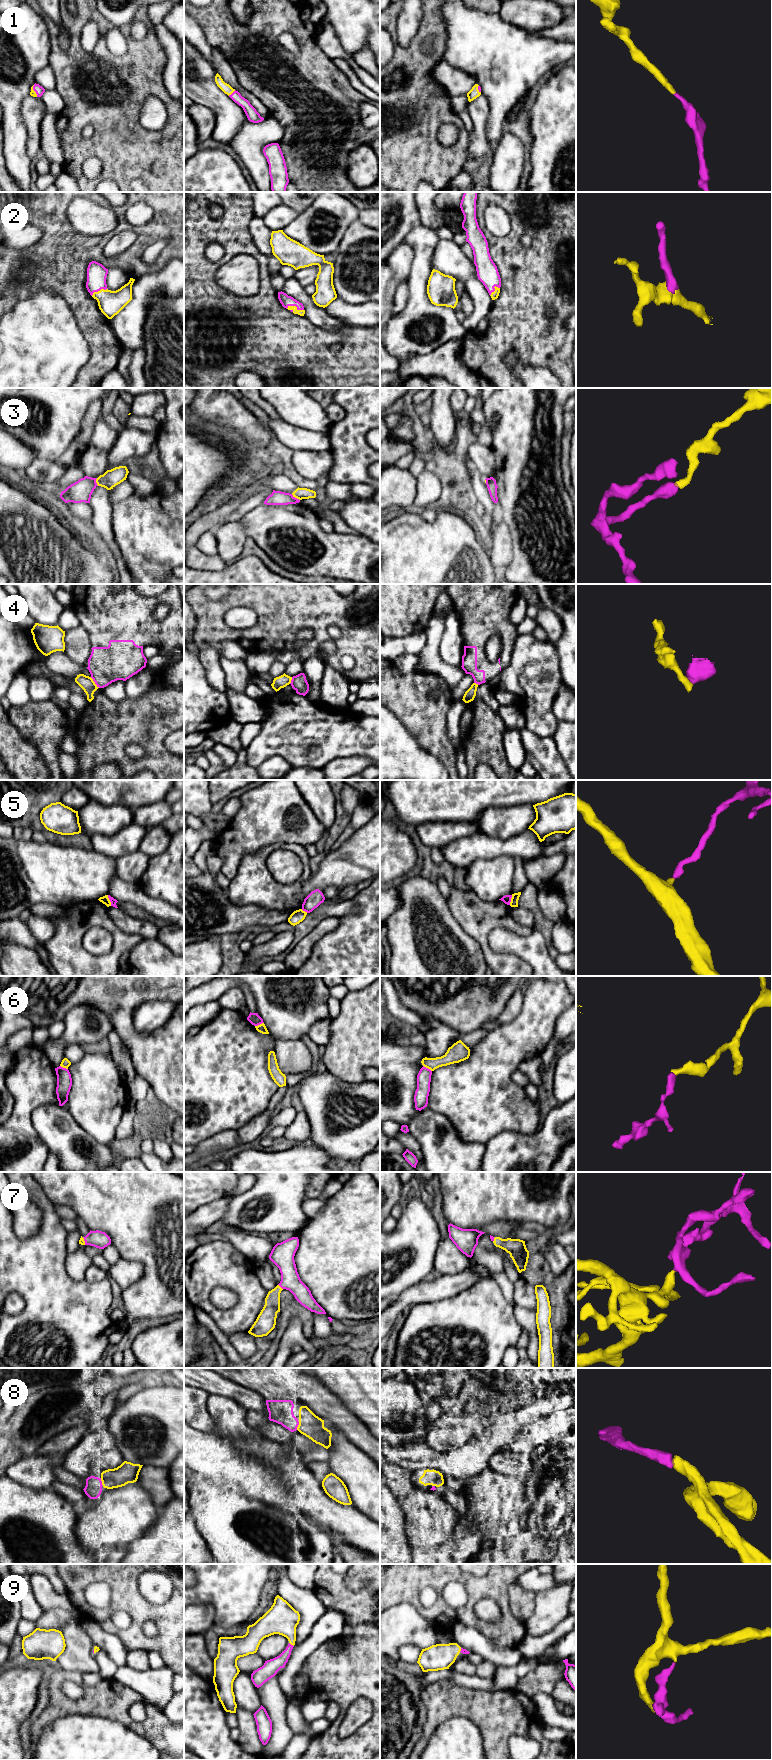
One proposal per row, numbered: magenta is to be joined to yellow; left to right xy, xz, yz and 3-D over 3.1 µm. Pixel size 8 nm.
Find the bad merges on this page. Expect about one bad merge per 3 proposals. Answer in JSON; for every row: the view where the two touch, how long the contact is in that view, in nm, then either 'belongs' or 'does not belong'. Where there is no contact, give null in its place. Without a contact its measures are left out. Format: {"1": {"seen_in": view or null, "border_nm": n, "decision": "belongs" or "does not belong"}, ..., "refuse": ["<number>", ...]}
{"1": {"seen_in": "xz", "border_nm": 80, "decision": "belongs"}, "2": {"seen_in": "xz", "border_nm": 140, "decision": "belongs"}, "3": {"seen_in": "xz", "border_nm": 90, "decision": "does not belong"}, "4": {"seen_in": "xy", "border_nm": 120, "decision": "does not belong"}, "5": {"seen_in": "xy", "border_nm": 90, "decision": "does not belong"}, "6": {"seen_in": "xz", "border_nm": 80, "decision": "does not belong"}, "7": {"seen_in": "xz", "border_nm": 60, "decision": "belongs"}, "8": {"seen_in": "xz", "border_nm": 80, "decision": "belongs"}, "9": {"seen_in": "xz", "border_nm": 50, "decision": "belongs"}, "refuse": ["3", "4", "5", "6"]}

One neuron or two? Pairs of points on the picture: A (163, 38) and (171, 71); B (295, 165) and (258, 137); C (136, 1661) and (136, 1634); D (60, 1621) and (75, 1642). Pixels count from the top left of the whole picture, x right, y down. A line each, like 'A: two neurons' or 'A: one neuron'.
A: one neuron
B: two neurons
C: two neurons
D: two neurons

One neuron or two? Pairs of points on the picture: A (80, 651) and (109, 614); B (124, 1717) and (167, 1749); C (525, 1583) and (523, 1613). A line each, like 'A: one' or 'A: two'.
A: two
B: one
C: two

